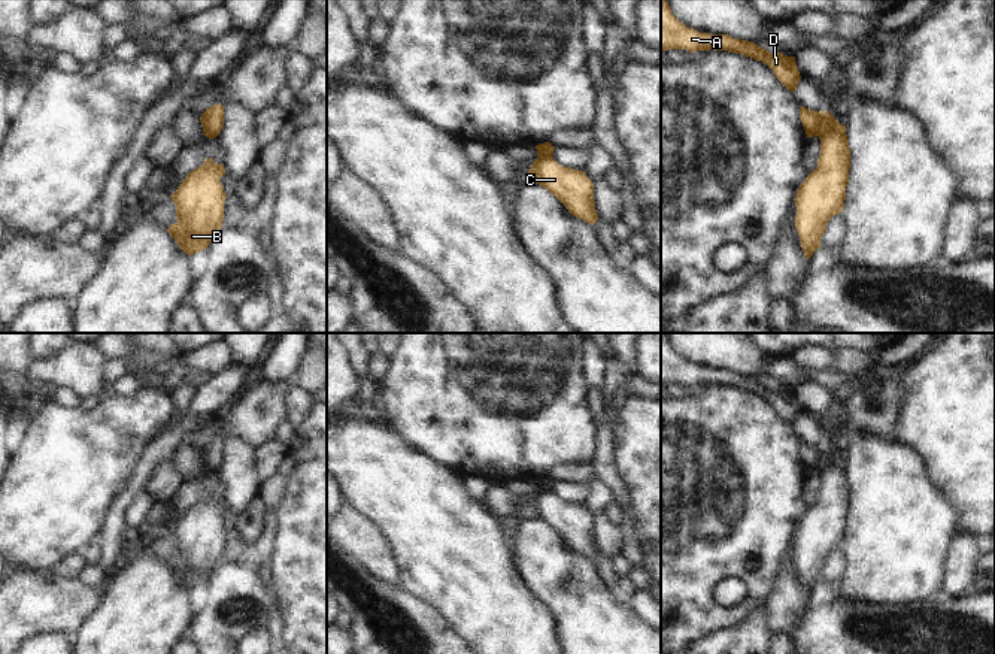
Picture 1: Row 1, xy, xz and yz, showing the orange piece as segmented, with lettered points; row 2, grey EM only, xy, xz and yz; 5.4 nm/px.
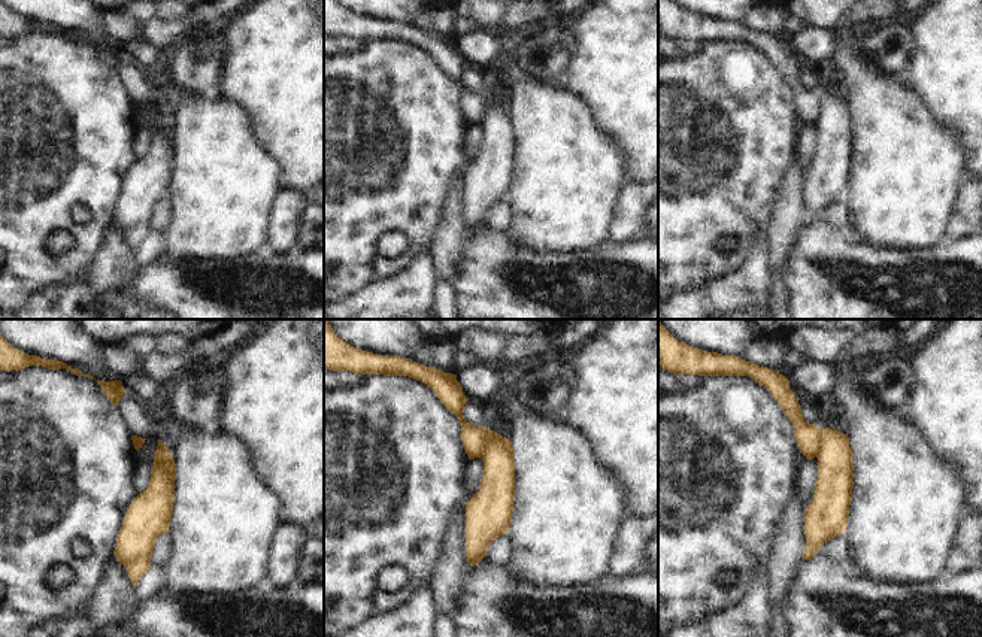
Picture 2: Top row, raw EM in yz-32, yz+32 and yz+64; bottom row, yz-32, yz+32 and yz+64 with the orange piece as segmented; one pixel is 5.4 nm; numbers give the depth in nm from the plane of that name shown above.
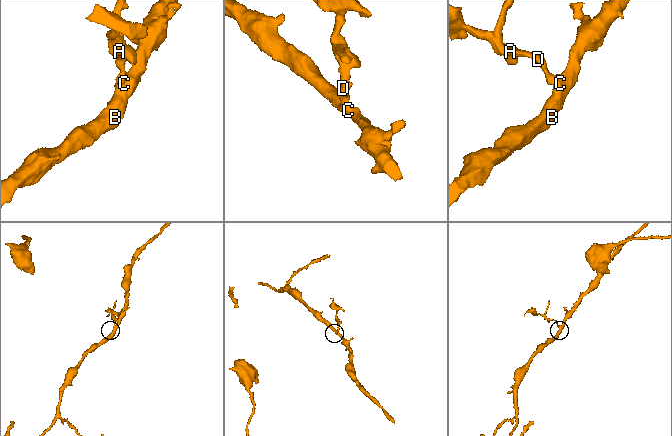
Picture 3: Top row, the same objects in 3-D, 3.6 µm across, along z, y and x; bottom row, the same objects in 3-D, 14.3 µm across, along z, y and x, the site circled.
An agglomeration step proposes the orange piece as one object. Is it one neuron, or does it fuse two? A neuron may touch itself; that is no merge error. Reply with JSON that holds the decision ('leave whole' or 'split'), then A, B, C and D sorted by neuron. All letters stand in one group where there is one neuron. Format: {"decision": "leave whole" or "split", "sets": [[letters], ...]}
{"decision": "split", "sets": [["A", "D"], ["B", "C"]]}

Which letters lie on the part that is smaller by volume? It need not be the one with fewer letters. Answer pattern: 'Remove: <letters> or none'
Remove: A, D

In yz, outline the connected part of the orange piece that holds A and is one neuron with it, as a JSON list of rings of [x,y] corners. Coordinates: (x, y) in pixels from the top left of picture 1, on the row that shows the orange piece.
[[[661,0],[661,49],[728,51],[750,57],[767,64],[783,87],[794,91],[801,79],[795,57],[768,52],[749,40],[732,39],[728,34],[709,34],[686,27],[671,12],[667,0]]]

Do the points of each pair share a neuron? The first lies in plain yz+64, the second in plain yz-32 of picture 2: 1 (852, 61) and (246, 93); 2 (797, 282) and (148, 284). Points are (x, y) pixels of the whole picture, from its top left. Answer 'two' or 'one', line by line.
1: two
2: one

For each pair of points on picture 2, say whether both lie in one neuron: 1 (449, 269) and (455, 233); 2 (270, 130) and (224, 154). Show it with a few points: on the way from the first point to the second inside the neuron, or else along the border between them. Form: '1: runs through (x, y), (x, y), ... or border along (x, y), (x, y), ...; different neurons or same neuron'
1: runs through (449, 260), (449, 242); same neuron
2: border along (239, 106), (246, 114), (257, 140), (279, 163); different neurons

